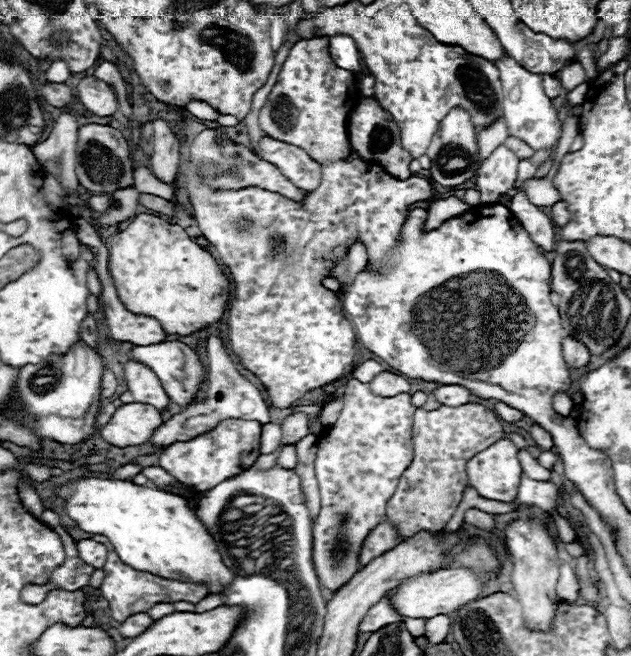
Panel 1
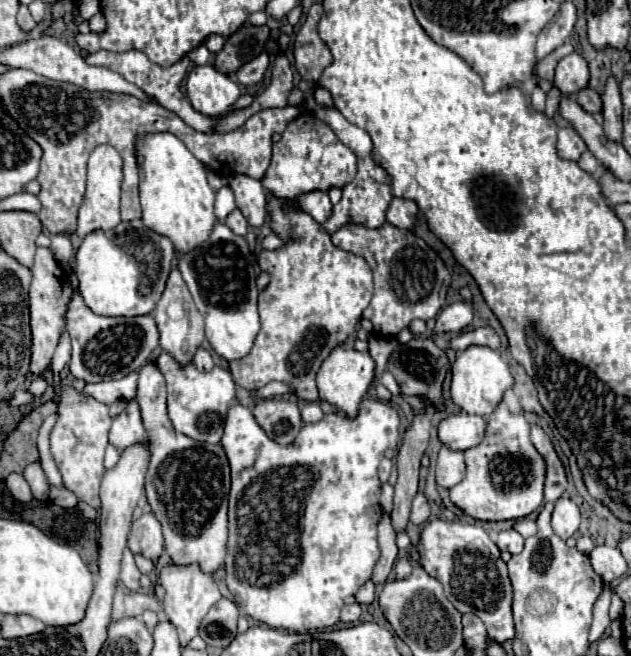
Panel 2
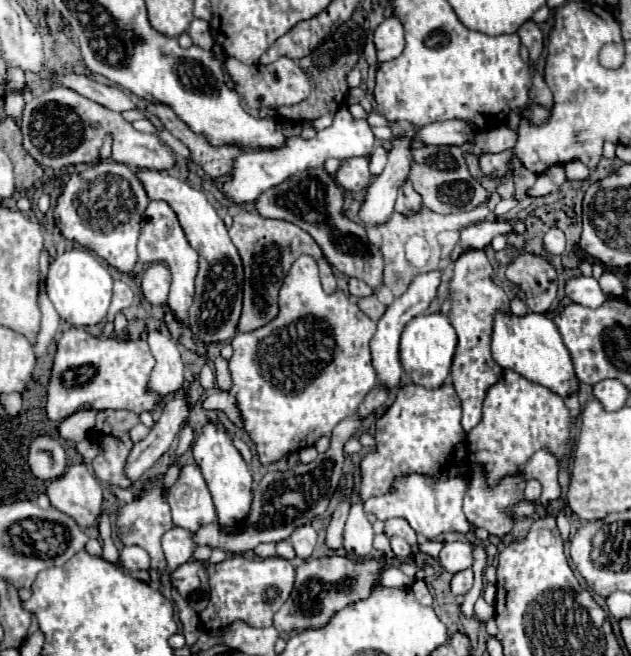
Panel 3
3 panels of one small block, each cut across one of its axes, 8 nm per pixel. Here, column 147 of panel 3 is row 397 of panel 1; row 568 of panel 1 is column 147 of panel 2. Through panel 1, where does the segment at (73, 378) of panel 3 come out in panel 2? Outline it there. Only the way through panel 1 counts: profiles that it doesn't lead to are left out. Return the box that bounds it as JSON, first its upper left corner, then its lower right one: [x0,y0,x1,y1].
[66,272,158,382]

